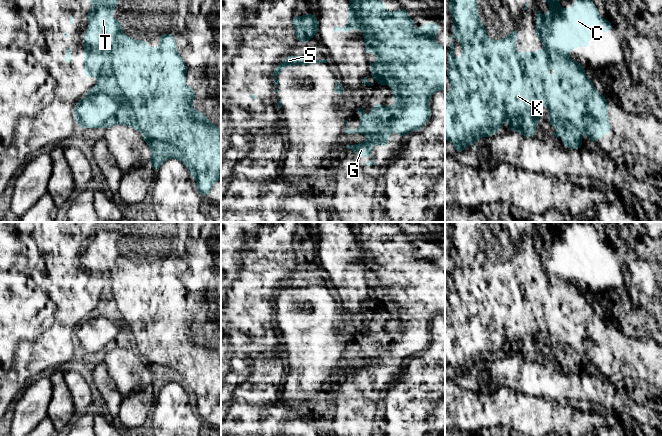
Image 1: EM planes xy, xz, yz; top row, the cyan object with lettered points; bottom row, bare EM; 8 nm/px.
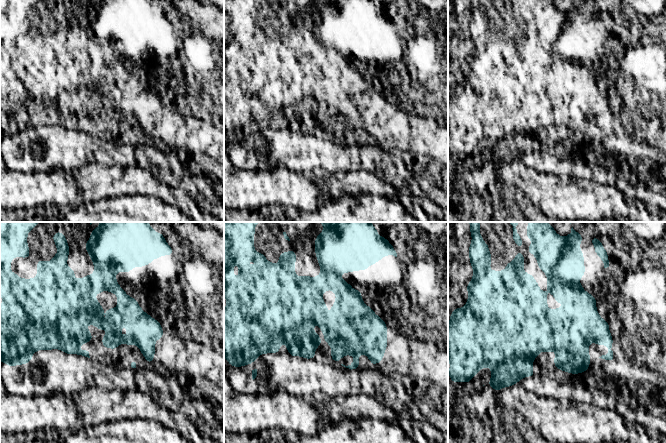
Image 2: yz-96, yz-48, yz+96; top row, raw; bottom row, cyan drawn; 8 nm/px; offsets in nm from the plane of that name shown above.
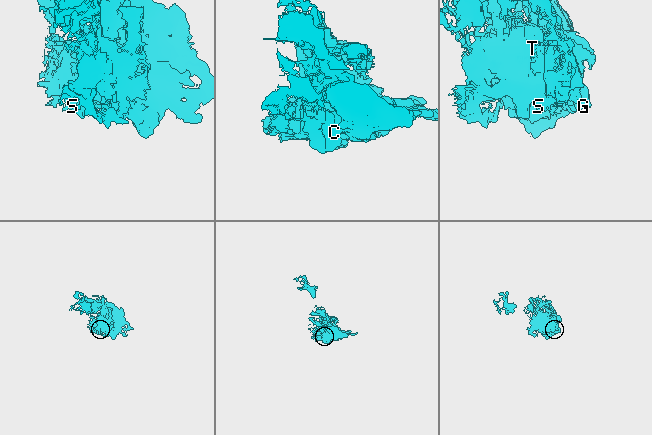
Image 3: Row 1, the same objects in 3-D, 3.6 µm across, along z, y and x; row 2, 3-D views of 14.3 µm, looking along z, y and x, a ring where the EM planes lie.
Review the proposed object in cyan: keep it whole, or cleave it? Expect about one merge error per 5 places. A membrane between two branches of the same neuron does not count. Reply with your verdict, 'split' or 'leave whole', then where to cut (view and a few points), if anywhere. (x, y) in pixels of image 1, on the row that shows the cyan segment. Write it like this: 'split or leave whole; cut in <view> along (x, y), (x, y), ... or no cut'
leave whole; no cut

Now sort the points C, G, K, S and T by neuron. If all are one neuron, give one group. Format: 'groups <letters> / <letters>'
groups C G K S T

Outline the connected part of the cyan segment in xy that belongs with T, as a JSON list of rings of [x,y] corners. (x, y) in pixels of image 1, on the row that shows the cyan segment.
[[[90,0],[93,10],[86,13],[90,22],[84,34],[84,76],[97,76],[98,83],[75,106],[74,120],[80,128],[103,127],[106,130],[114,125],[127,125],[139,133],[142,131],[141,137],[151,149],[149,164],[154,171],[157,172],[167,159],[179,159],[190,172],[190,177],[196,177],[197,191],[208,198],[213,184],[221,180],[221,131],[202,111],[192,108],[195,90],[186,86],[187,64],[176,48],[174,34],[159,35],[159,47],[149,47],[144,39],[136,41],[126,36],[122,31],[122,21],[112,19],[118,2]]]

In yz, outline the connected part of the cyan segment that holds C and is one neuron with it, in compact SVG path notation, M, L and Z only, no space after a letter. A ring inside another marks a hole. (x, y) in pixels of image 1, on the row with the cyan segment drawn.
M450 0L447 7L453 19L453 35L449 37L450 47L447 58L449 59L447 76L450 81L450 92L445 95L445 139L454 145L455 151L461 152L470 144L477 144L479 137L492 137L495 132L503 127L503 122L509 122L509 131L517 131L524 137L533 137L536 132L536 125L539 121L537 107L542 105L547 107L549 124L555 126L558 131L552 134L559 139L559 133L563 134L561 143L569 149L580 149L582 144L582 134L587 133L590 142L593 143L602 139L606 132L612 132L609 124L608 103L604 95L597 92L576 60L570 58L570 51L576 47L589 48L589 39L593 35L602 35L605 31L614 31L613 25L600 16L598 9L592 0L576 0L571 9L563 9L562 4L557 0L544 0L548 3L550 11L542 16L537 11L536 24L534 29L536 36L544 45L541 51L523 52L516 51L516 41L518 39L518 29L514 28L507 37L501 37L501 41L488 38L488 34L478 15L478 5L476 0ZM453 37L459 40L462 46L462 56L460 59L454 57ZM548 77L552 77L552 96L548 96Z

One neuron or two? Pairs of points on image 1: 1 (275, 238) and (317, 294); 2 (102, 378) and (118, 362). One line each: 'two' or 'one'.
1: two
2: two

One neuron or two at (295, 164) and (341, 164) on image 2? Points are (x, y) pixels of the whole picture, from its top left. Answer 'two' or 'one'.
one

